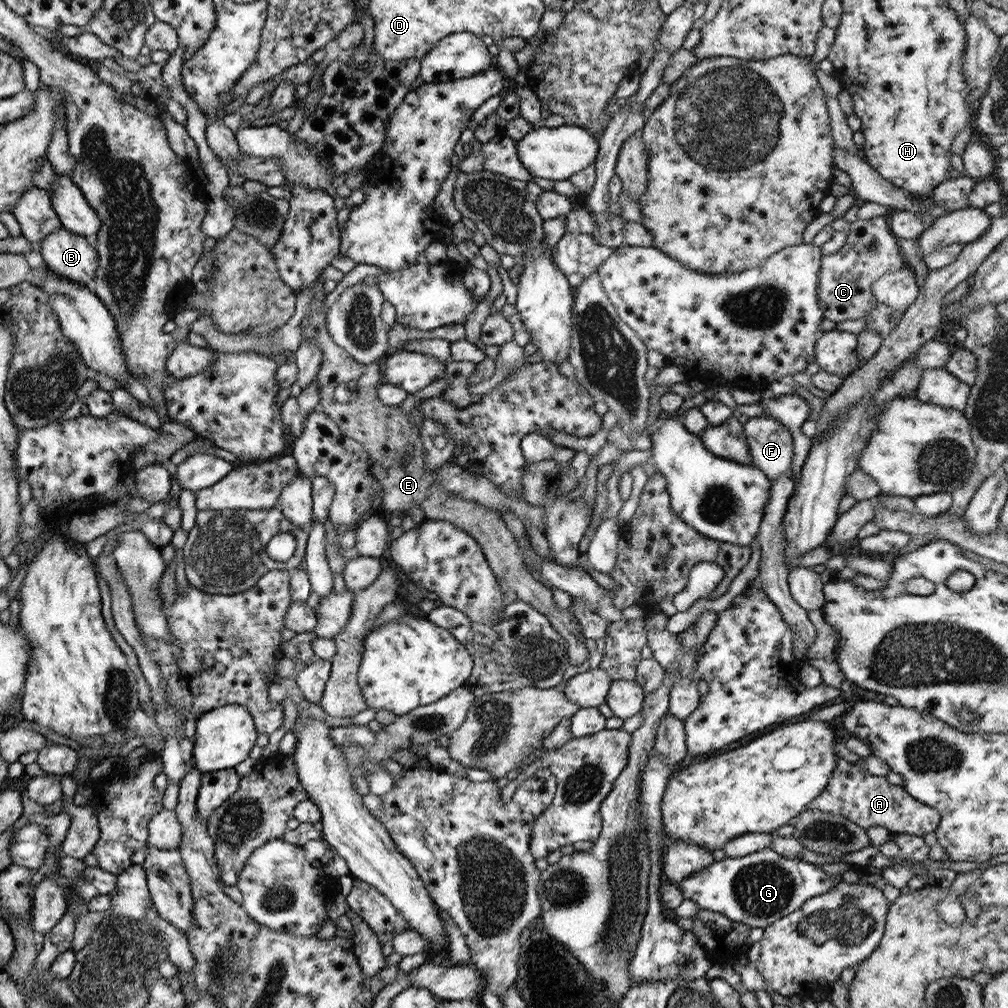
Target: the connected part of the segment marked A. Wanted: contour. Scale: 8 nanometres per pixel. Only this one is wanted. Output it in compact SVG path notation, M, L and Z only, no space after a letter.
M862 759L851 764L849 774L839 772L831 774L827 780L827 786L805 806L805 809L817 809L845 817L865 830L869 826L881 826L892 834L923 837L937 829L940 816L935 808L915 800L905 792L902 785L890 784L885 776L873 776L866 773L862 768Z

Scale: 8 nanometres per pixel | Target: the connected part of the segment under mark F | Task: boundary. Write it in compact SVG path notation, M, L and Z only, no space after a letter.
M758 416L751 417L742 424L742 430L752 467L758 468L769 480L792 471L794 440L785 425L767 416Z

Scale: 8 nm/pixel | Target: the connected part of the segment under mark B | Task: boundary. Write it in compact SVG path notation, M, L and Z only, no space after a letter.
M60 225L40 243L42 263L46 264L50 272L74 284L92 289L91 281L98 268L98 257L88 240Z

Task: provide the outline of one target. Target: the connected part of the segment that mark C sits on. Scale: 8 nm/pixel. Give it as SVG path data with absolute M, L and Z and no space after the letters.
M882 216L869 220L857 219L851 223L846 242L839 251L821 258L818 299L823 307L823 318L837 323L867 316L867 312L876 302L872 285L880 277L907 266L905 260L899 256L898 246L898 240L890 232L887 219Z

